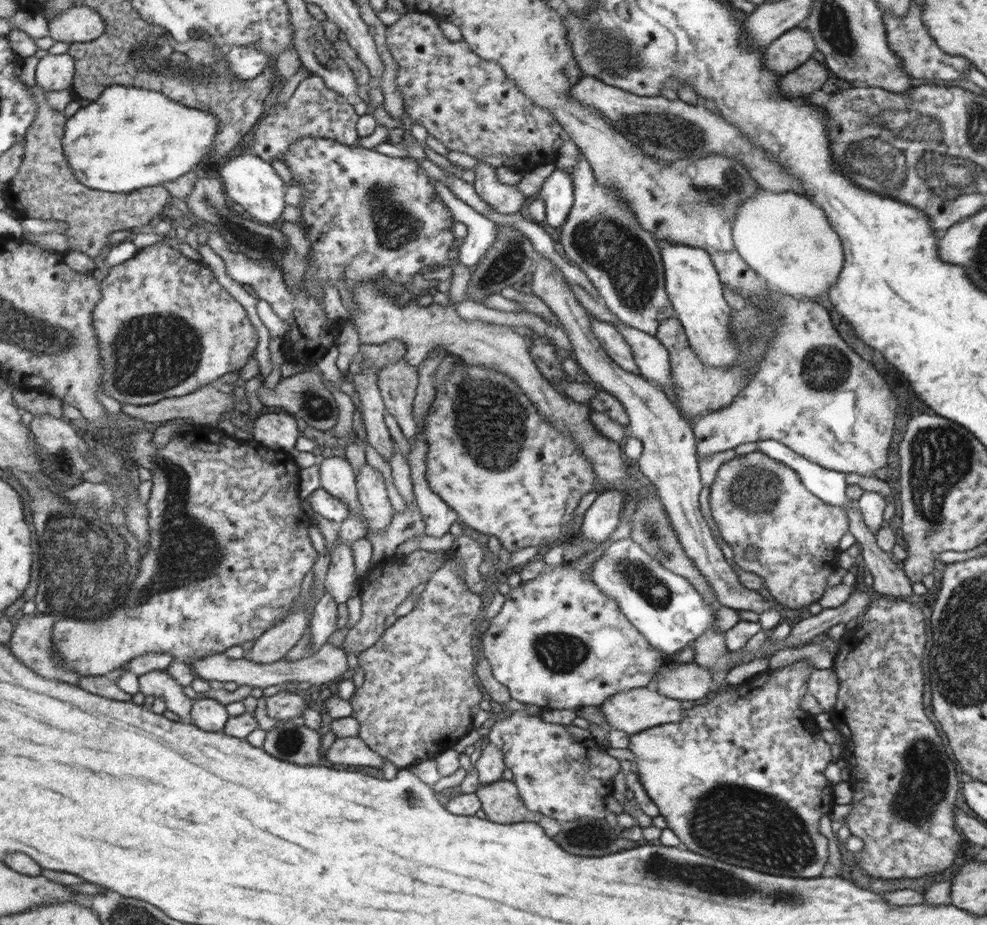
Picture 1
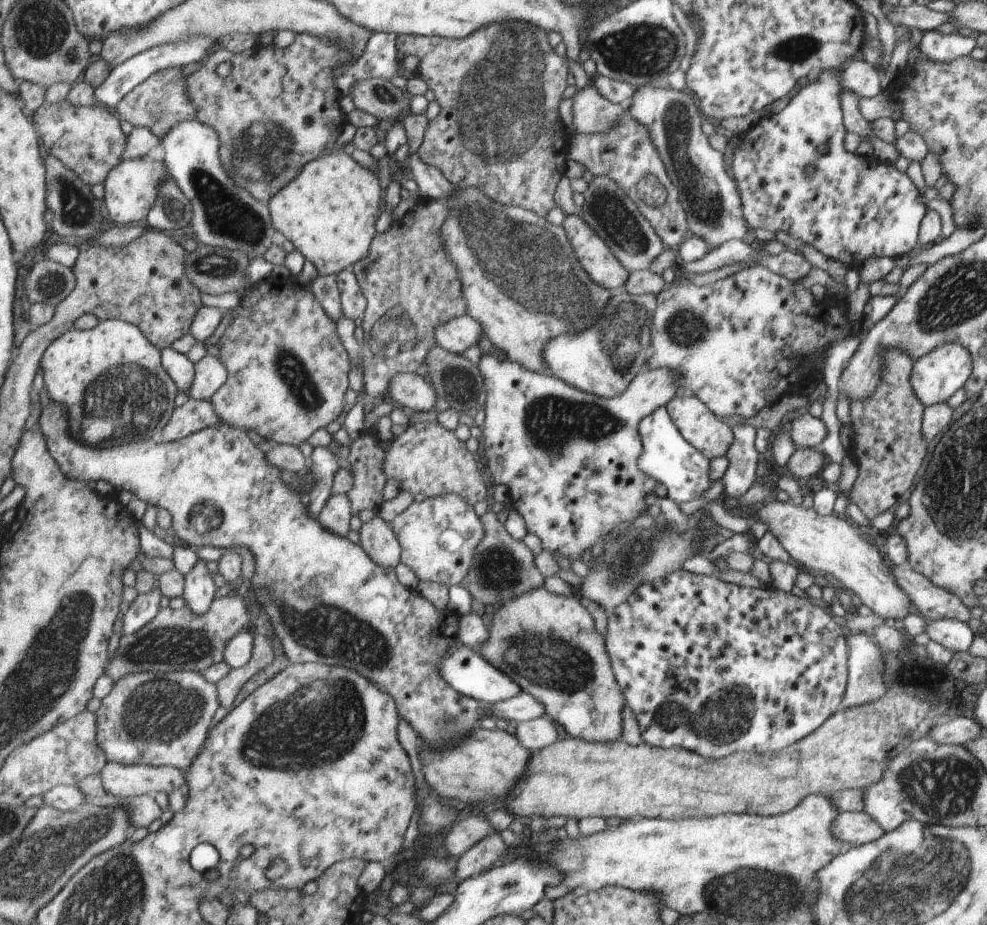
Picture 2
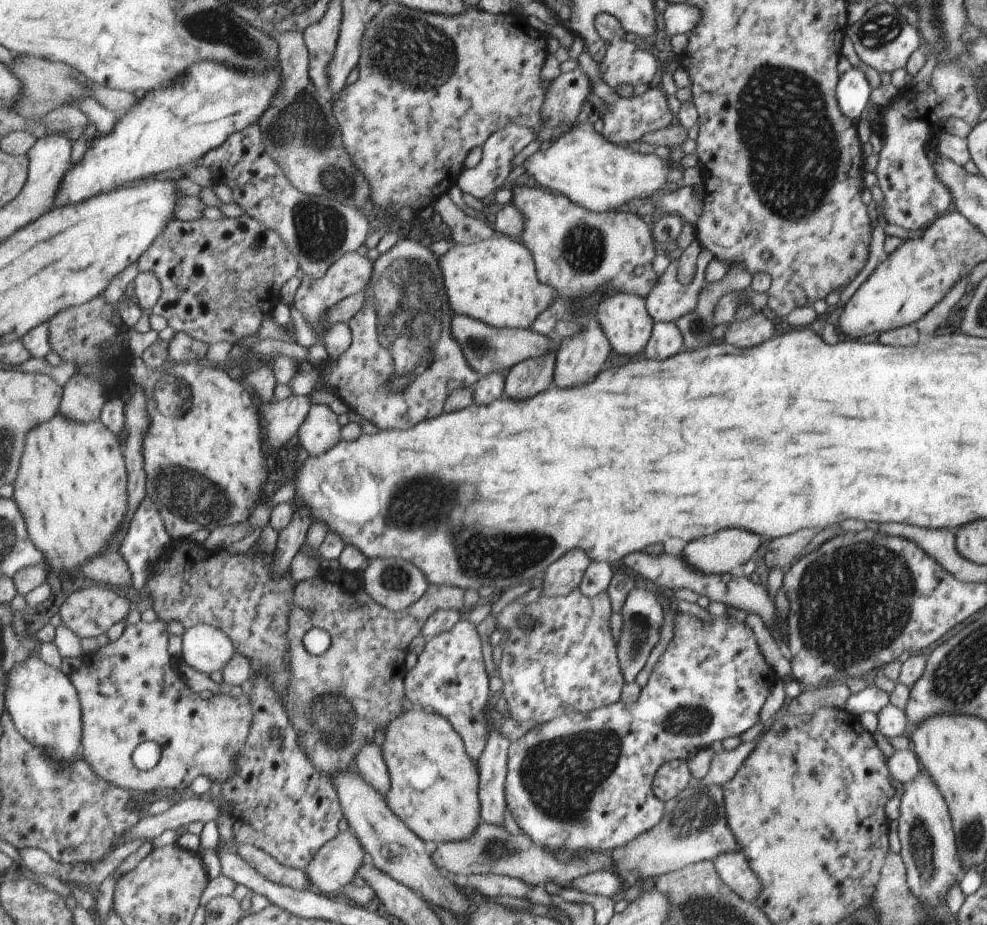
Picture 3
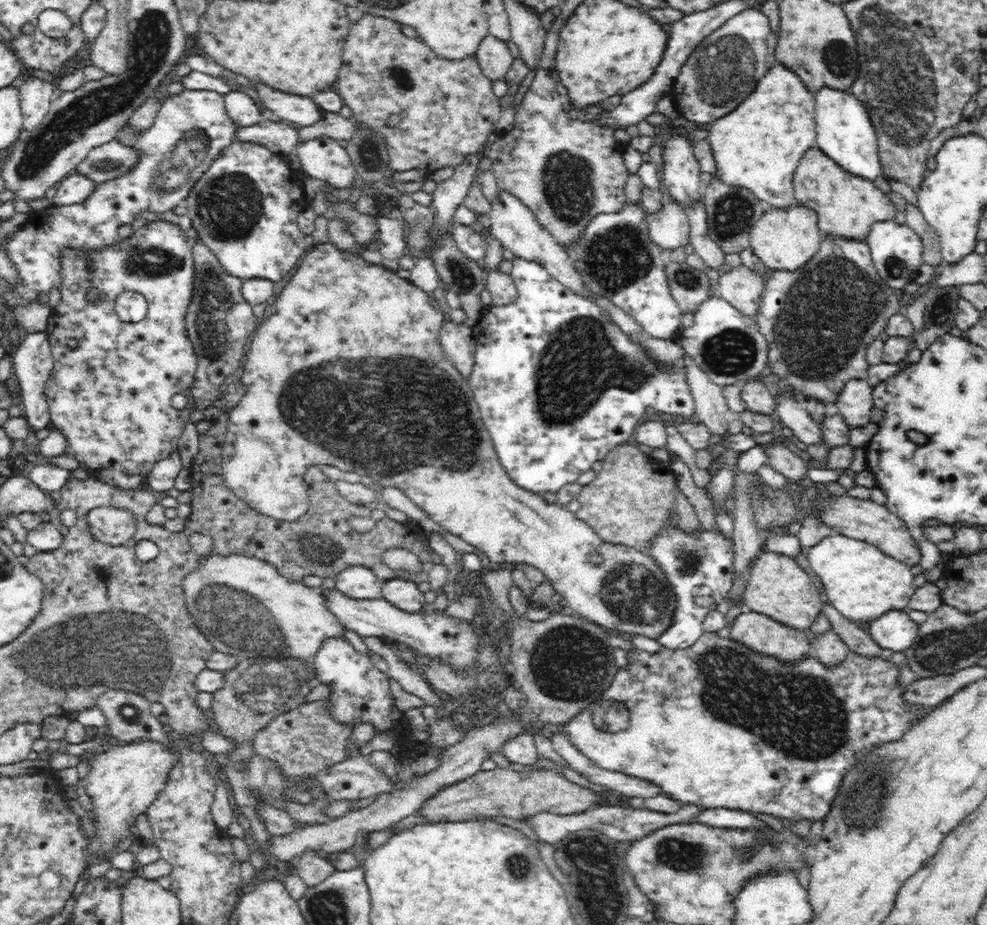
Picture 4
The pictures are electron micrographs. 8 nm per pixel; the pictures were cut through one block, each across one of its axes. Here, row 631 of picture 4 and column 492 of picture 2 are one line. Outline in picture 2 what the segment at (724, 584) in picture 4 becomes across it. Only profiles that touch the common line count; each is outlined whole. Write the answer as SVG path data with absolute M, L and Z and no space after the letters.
M465 645L455 646L447 652L445 660L443 660L441 668L443 680L455 688L459 694L469 696L473 700L479 702L489 702L494 704L496 702L507 700L508 698L518 695L521 691L519 686L507 678L501 670L497 670L495 666L491 666L491 662L487 662L483 656L478 655L476 652L469 650Z

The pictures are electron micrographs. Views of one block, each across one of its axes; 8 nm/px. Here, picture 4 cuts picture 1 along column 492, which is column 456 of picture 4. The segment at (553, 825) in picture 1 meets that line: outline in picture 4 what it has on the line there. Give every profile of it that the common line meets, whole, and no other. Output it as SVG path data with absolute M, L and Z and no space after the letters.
M490 770L489 772L478 772L461 782L447 785L424 800L420 806L417 815L421 816L425 823L436 824L442 821L467 821L484 818L493 818L497 816L512 818L514 820L524 821L529 824L529 818L535 814L552 813L560 816L566 816L576 813L582 813L582 810L588 810L594 802L598 802L600 796L594 794L588 788L582 788L578 784L573 784L564 778L564 774L552 772L552 770L528 770L528 772L514 772L514 770Z

